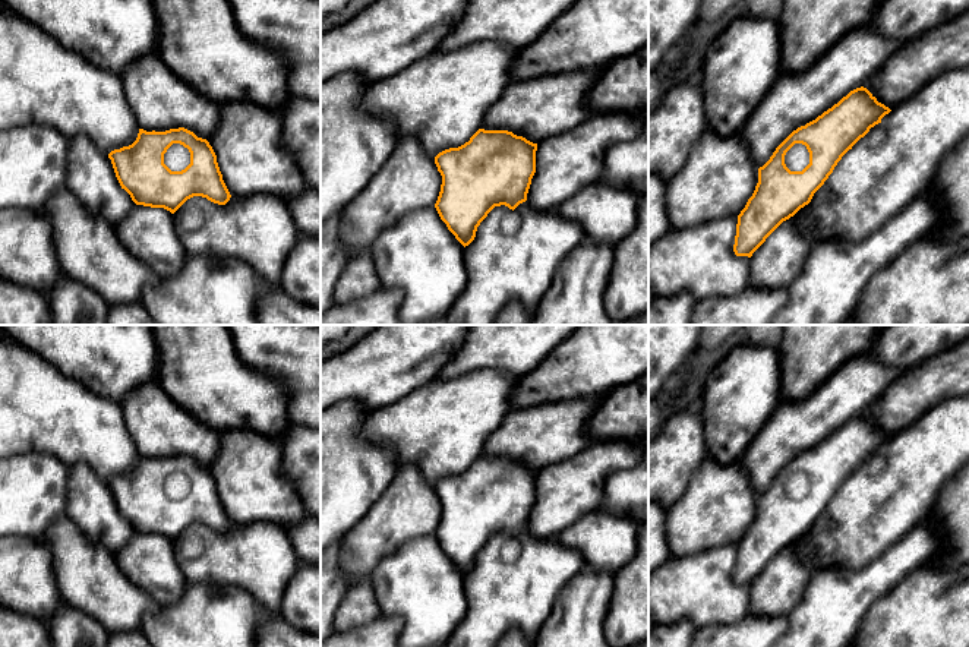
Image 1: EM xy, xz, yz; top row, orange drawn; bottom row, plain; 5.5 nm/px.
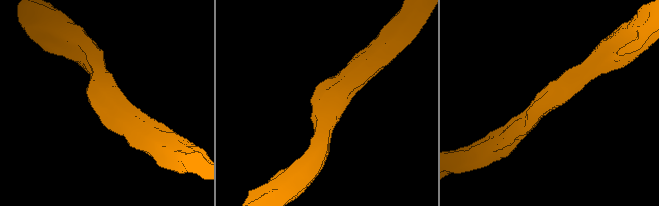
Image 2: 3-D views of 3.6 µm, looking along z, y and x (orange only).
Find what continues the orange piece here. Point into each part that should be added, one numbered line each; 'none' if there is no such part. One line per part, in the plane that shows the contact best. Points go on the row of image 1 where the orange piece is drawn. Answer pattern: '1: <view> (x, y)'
1: xy (177, 157)

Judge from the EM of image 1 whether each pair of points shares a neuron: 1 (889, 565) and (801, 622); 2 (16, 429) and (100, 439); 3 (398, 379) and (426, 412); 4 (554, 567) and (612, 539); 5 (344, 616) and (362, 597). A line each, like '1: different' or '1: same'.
1: same
2: same
3: different
4: different
5: same

